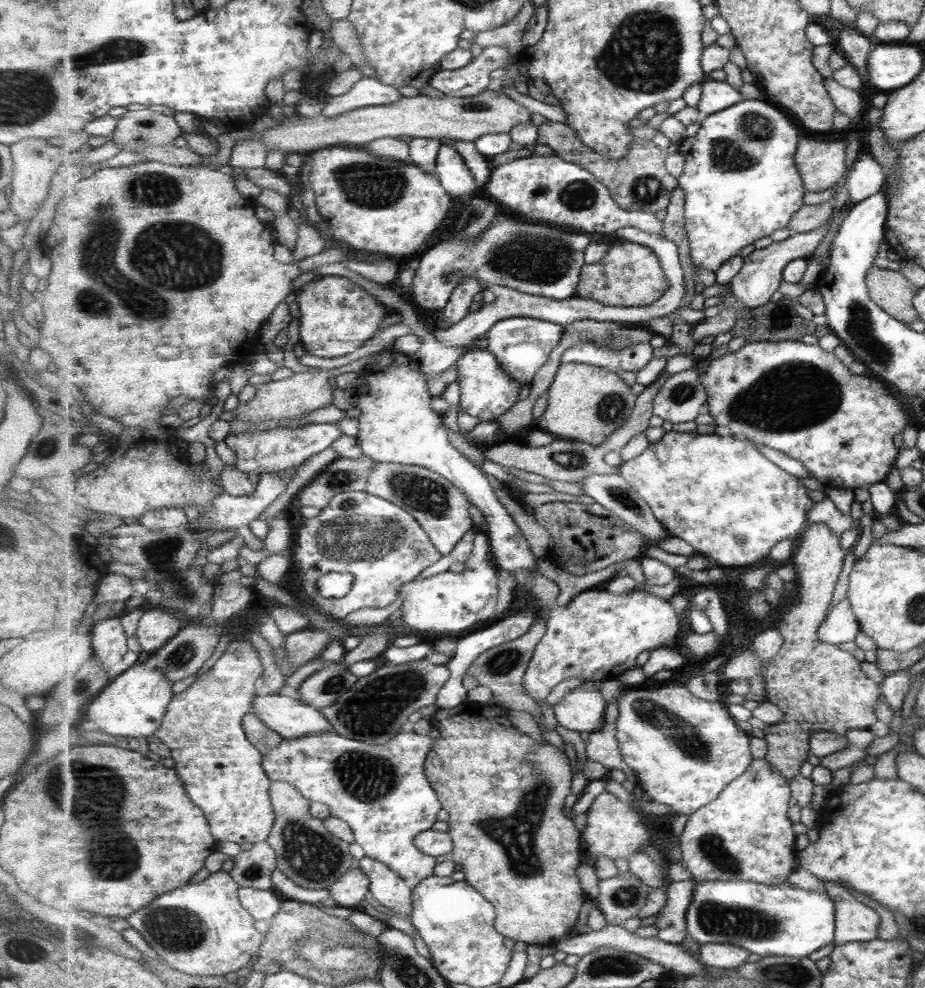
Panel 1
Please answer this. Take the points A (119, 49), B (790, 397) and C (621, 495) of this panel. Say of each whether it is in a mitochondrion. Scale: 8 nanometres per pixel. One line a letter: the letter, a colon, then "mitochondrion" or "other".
A: mitochondrion
B: mitochondrion
C: mitochondrion

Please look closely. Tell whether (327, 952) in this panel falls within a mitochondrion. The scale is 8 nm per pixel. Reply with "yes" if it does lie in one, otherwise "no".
yes

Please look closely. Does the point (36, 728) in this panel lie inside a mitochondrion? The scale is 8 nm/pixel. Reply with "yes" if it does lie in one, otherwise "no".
no

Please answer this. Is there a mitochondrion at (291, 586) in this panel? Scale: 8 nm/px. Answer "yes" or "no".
no

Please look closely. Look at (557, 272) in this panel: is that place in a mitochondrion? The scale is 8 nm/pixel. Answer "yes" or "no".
yes

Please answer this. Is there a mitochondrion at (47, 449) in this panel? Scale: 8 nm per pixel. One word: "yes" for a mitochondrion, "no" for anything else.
yes

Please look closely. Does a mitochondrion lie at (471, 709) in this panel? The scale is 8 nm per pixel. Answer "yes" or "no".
no

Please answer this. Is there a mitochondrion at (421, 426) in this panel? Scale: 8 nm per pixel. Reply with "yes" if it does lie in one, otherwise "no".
no

